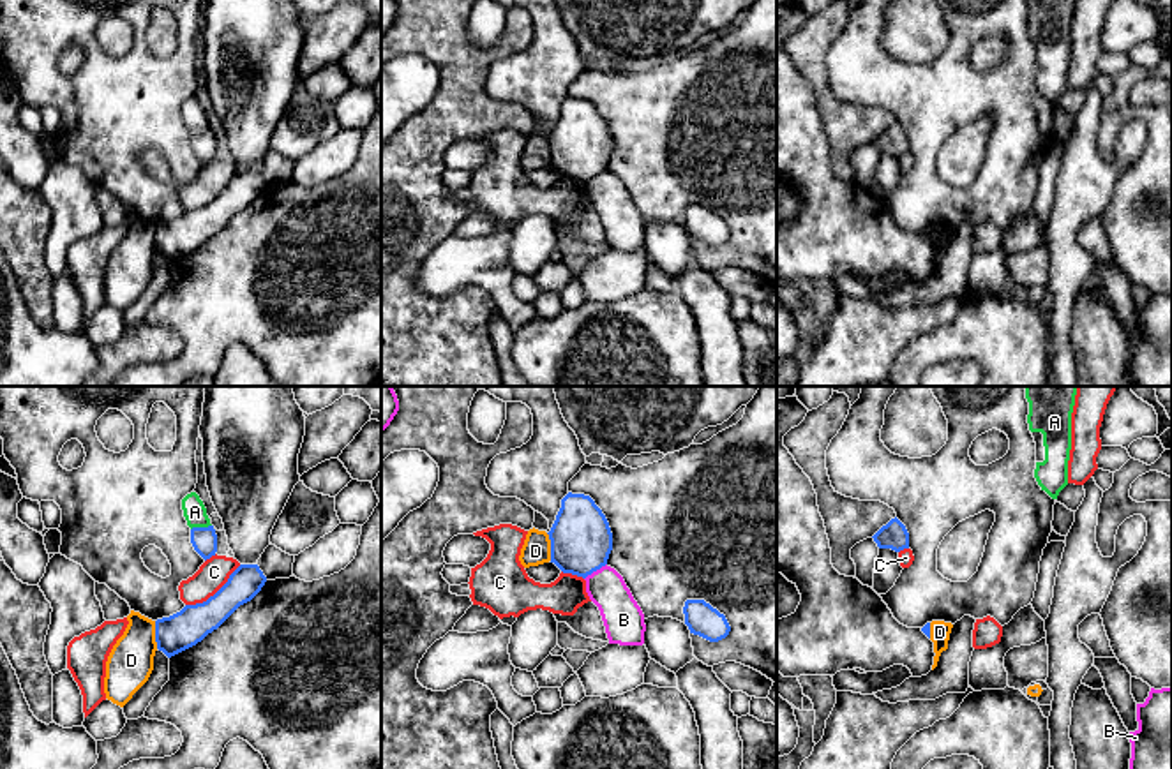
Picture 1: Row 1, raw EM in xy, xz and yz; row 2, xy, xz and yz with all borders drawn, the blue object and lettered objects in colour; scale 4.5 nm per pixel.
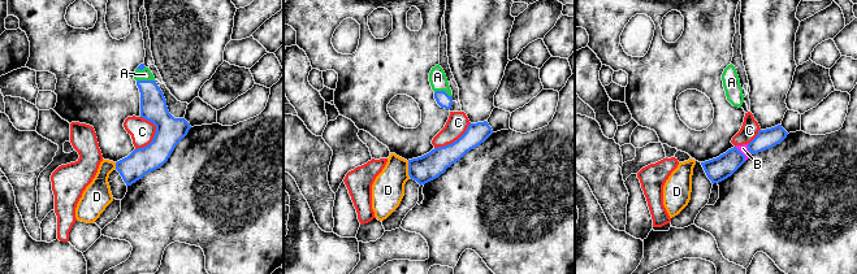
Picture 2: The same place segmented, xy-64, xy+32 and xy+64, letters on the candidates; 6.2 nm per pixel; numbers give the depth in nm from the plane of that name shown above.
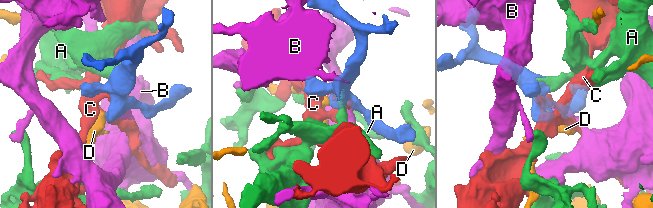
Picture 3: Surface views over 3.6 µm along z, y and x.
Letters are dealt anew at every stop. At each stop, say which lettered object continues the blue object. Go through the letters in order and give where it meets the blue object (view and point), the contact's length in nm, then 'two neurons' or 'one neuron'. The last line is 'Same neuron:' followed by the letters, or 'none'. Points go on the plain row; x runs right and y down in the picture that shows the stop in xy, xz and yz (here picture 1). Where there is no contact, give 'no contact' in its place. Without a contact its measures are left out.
A: contact xy (200, 133); length 100 nm; one neuron
B: contact xz (595, 175); length 130 nm; two neurons
C: contact xy (216, 198); length 320 nm; two neurons
D: contact xy (156, 240); length 130 nm; two neurons
Same neuron: A

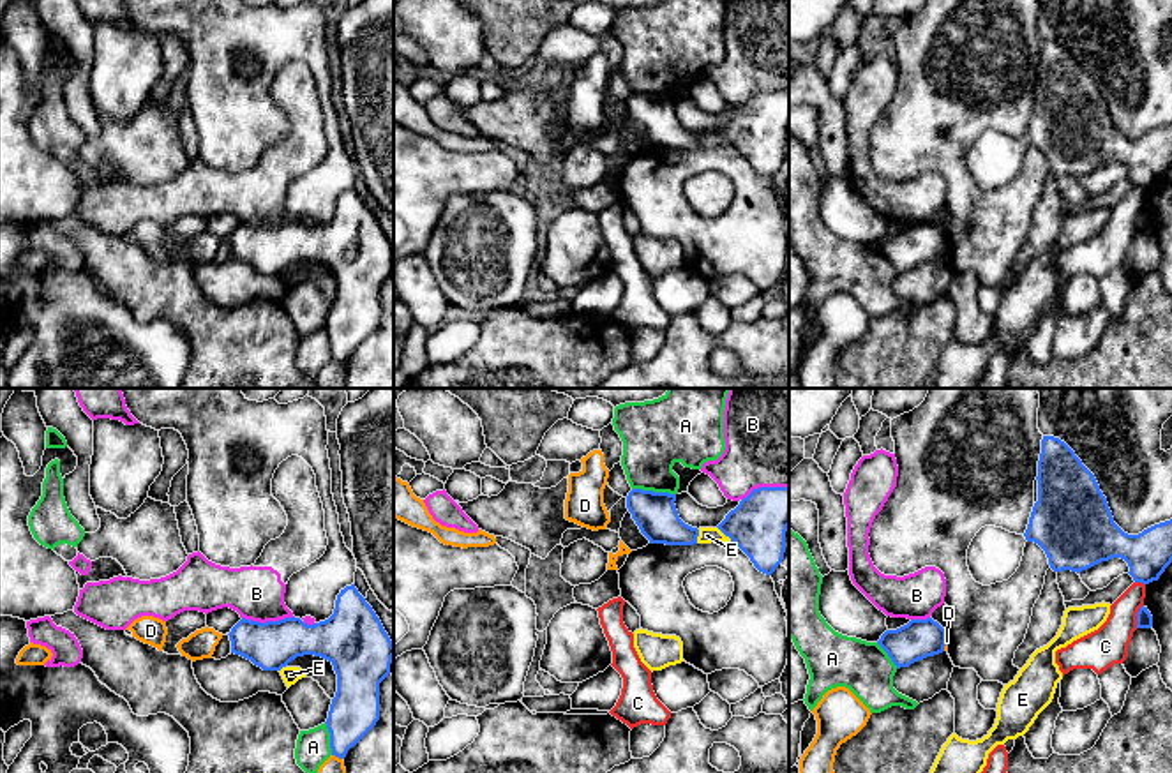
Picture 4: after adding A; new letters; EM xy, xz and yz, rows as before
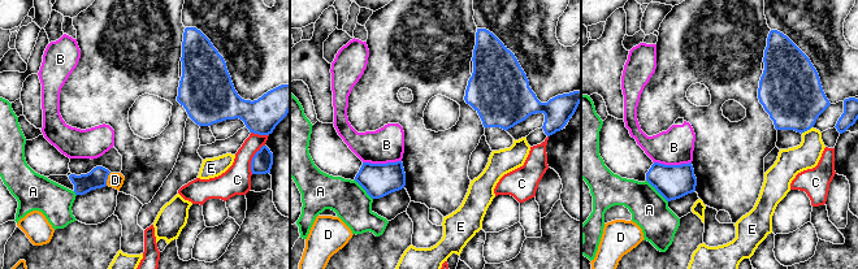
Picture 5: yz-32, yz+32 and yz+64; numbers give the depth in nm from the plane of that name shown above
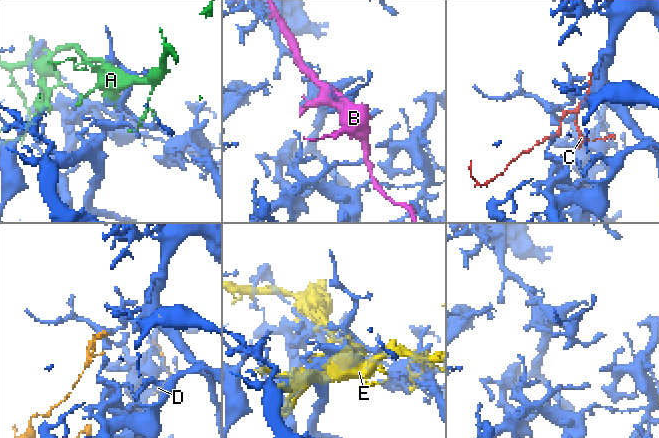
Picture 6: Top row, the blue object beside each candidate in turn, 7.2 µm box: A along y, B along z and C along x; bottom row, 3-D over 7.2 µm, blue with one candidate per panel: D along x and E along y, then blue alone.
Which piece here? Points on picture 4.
A: contact xz (652, 96); length 200 nm; two neurons
B: contact xy (267, 226); length 240 nm; two neurons
C: contact yz (1137, 221); length 120 nm; two neurons
D: contact yz (945, 249); length 60 nm; two neurons
E: contact xz (724, 138); length 100 nm; two neurons
Same neuron: none

